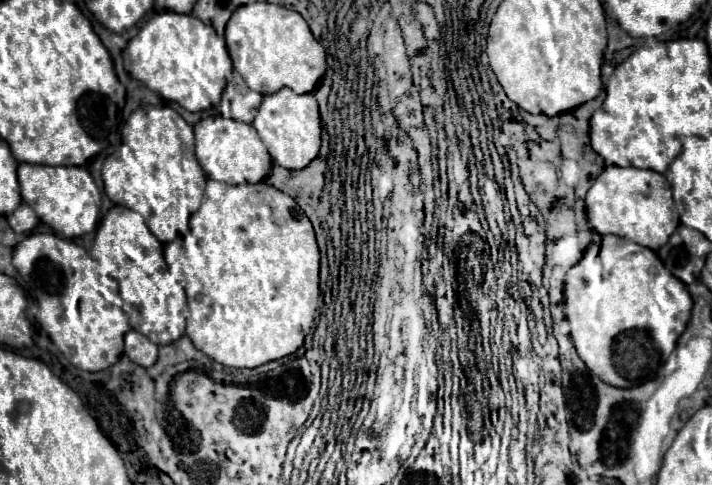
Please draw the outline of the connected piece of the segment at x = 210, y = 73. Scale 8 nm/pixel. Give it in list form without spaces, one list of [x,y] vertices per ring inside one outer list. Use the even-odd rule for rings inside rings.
[[[174,12],[154,14],[144,24],[138,36],[134,36],[124,50],[124,68],[132,78],[144,82],[152,92],[160,94],[168,102],[176,102],[188,112],[202,112],[210,106],[218,106],[220,96],[228,84],[228,78],[232,76],[232,60],[228,56],[224,38],[214,34],[212,26],[198,22],[198,18],[190,14],[174,14]]]

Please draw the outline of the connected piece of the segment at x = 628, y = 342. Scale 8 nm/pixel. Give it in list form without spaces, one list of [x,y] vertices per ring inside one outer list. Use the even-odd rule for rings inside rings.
[[[603,236],[601,241],[602,245],[594,242],[584,252],[584,258],[566,272],[564,312],[566,320],[570,322],[570,338],[574,348],[588,370],[610,386],[632,388],[652,380],[656,368],[662,364],[662,356],[666,358],[670,350],[674,350],[690,320],[692,298],[686,290],[686,284],[674,278],[650,248],[632,244],[620,236]]]

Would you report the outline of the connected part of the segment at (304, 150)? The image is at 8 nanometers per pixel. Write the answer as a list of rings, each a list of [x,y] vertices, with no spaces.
[[[282,88],[276,94],[264,96],[252,126],[260,134],[272,160],[284,168],[302,170],[318,156],[322,124],[314,94],[294,94],[290,88]]]

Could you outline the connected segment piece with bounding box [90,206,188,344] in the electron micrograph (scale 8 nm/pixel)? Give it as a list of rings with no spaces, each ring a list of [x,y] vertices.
[[[114,206],[98,226],[90,256],[96,260],[100,274],[108,274],[118,282],[122,300],[140,314],[140,318],[130,318],[136,332],[148,336],[154,344],[170,344],[184,334],[188,316],[184,288],[168,276],[162,244],[138,212],[126,206]]]

